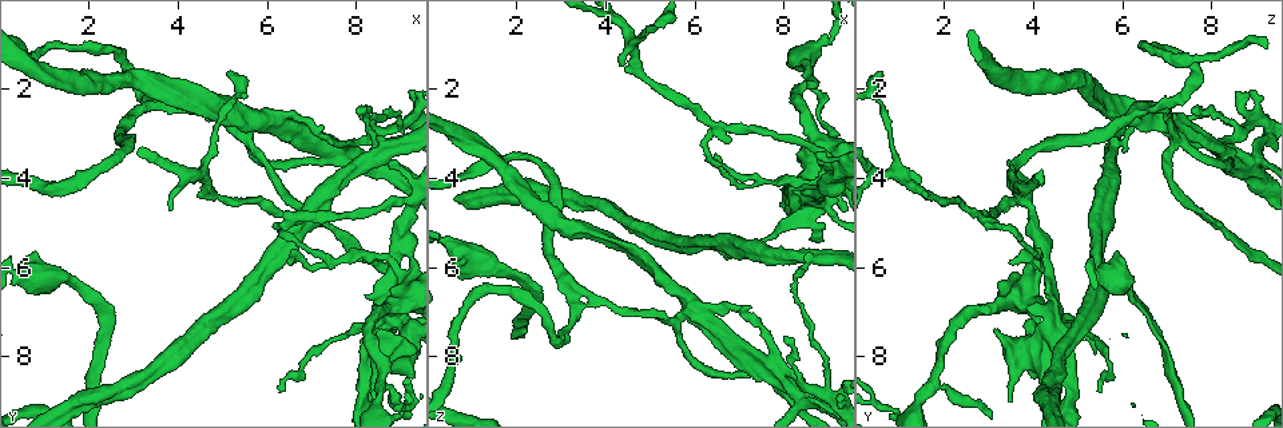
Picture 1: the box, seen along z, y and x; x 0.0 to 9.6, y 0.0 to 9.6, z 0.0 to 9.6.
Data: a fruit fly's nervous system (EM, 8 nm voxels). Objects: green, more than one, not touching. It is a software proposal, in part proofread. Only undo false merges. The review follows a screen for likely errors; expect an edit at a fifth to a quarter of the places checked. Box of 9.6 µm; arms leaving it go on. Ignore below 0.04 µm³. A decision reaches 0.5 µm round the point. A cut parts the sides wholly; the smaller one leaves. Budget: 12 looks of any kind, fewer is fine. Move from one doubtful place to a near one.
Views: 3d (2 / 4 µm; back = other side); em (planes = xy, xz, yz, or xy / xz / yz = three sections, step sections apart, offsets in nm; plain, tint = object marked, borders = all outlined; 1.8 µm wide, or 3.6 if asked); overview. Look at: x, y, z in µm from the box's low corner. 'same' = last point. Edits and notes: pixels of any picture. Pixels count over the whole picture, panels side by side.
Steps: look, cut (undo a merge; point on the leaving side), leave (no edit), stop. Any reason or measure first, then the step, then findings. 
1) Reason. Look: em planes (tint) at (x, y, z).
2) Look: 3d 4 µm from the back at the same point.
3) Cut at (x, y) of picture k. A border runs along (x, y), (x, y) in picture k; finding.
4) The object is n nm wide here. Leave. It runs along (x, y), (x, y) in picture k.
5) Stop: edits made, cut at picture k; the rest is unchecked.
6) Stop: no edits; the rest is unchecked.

Thin neck. Look: 3d 4 µm from the back at (4.60, 3.90, 1.05).

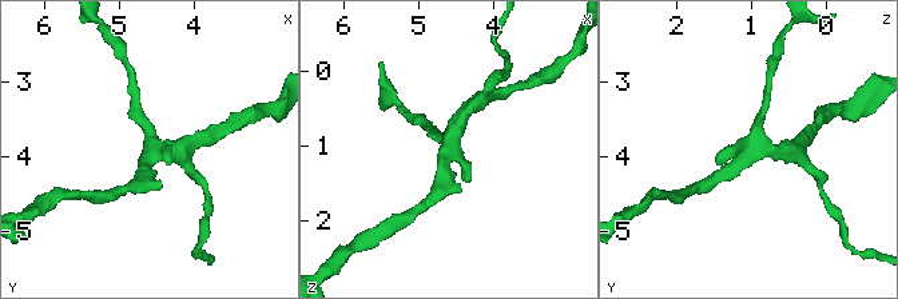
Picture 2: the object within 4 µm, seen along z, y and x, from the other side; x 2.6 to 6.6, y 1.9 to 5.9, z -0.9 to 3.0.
Now the EM. Look: em 3.6 µm planes (tint) at (4.60, 3.90, 0.95).

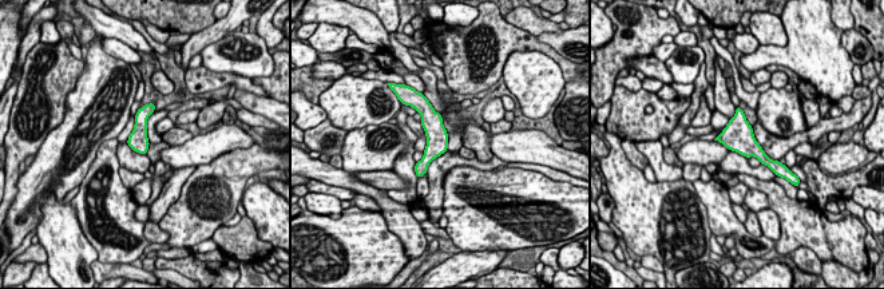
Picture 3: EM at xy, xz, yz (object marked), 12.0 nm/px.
Leave. It runs along (420, 107), (432, 122), (421, 171) in picture 3; continuous, no second neuron.

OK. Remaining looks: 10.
Branch point. Look: em 3.6 µm xz step 8 (borders) at (7.20, 4.40, 5.55).

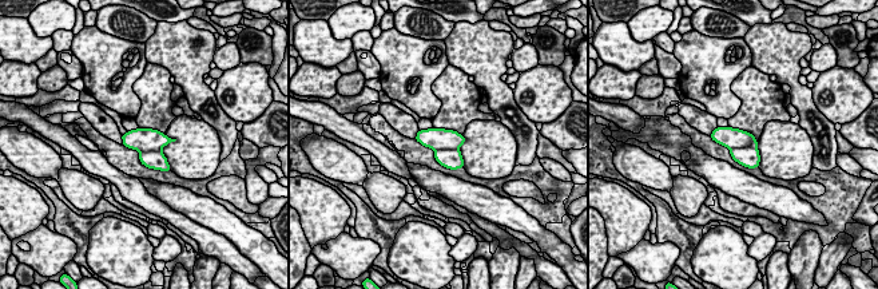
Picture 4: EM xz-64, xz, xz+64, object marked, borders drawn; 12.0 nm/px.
Leave. One neuron here.

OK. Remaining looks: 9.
Calibre changes. Look: 3d 4 µm at (8.55, 3.25, 5.90).

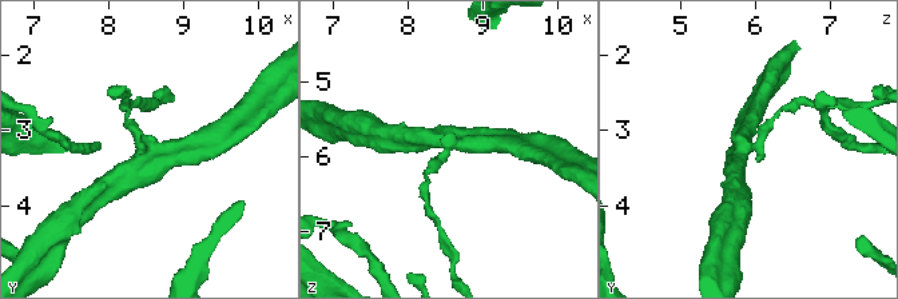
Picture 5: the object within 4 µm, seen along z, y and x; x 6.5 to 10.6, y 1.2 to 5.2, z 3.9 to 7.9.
Now the EM. Look: em planes (tint) at (8.55, 3.25, 5.90).

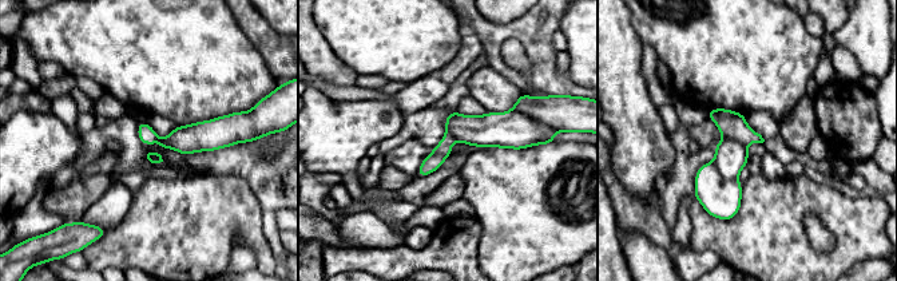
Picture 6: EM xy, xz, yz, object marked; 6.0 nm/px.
Cut at (721, 175) of picture 6. A border runs along (725, 137), (738, 139), (746, 146) in picture 6; two neurons meet here.

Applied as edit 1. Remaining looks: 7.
Abrupt turn. Look: em planes (tint) at (8.75, 3.00, 8.65).

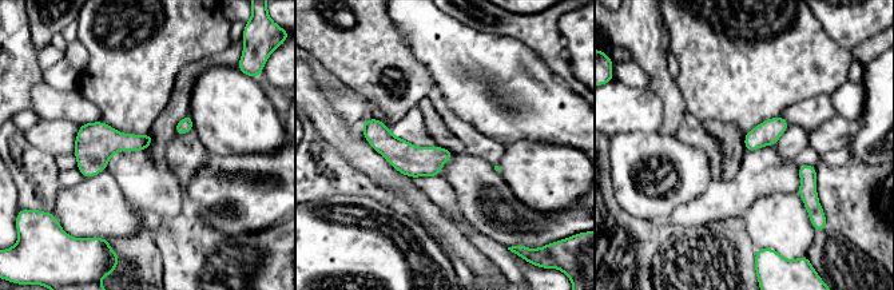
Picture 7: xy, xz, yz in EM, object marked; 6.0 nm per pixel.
Leave. It runs along (368, 128), (401, 155), (448, 155) in picture 7; continuous, no second neuron.

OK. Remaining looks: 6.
Two arms in line, one across. Look: em 3.6 µm planes (tint) at (7.10, 3.25, 8.10).

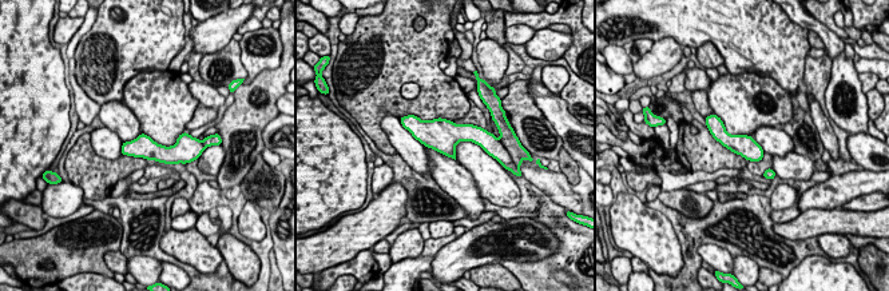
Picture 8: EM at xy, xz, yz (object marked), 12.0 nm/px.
Leave. It runs along (185, 142), (175, 151), (124, 151) in picture 8; all the same neuron.

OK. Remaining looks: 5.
Stop: edits made, cut at picture 6; the rest is unchecked.

